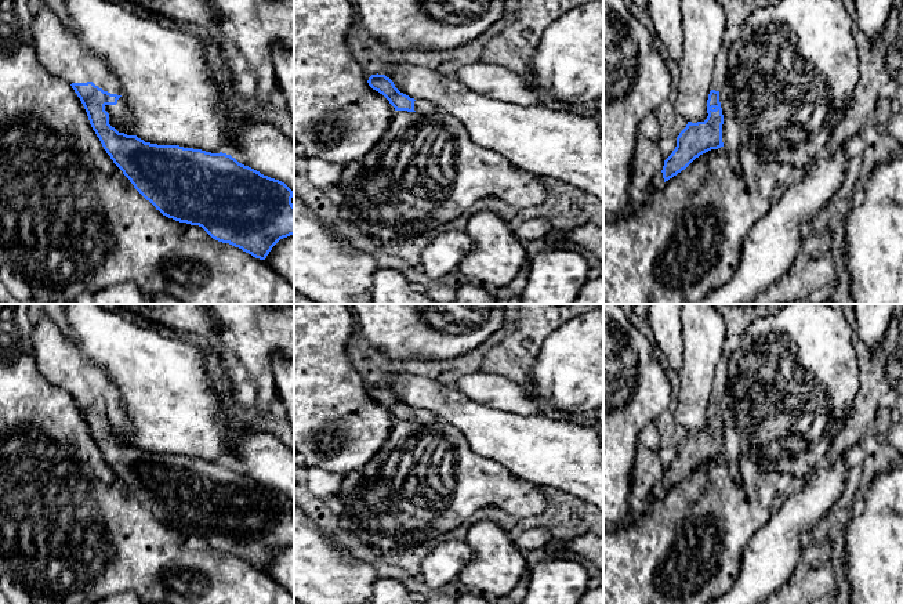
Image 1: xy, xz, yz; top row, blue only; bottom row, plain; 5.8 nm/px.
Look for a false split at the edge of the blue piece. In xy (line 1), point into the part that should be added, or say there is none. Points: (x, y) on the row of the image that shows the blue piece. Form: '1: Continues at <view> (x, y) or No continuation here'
1: Continues at xy (60, 51)

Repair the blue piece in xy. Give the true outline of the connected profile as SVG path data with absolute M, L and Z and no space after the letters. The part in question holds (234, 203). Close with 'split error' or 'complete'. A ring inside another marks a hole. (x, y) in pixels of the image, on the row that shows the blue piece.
M47 7L33 15L32 33L43 66L72 86L106 153L163 216L199 225L213 239L239 247L260 260L265 260L280 239L294 235L293 191L284 182L264 176L222 152L150 144L134 133L127 133L126 129L134 126L134 117L105 62L91 55L75 32L62 25L58 15Z; split error

